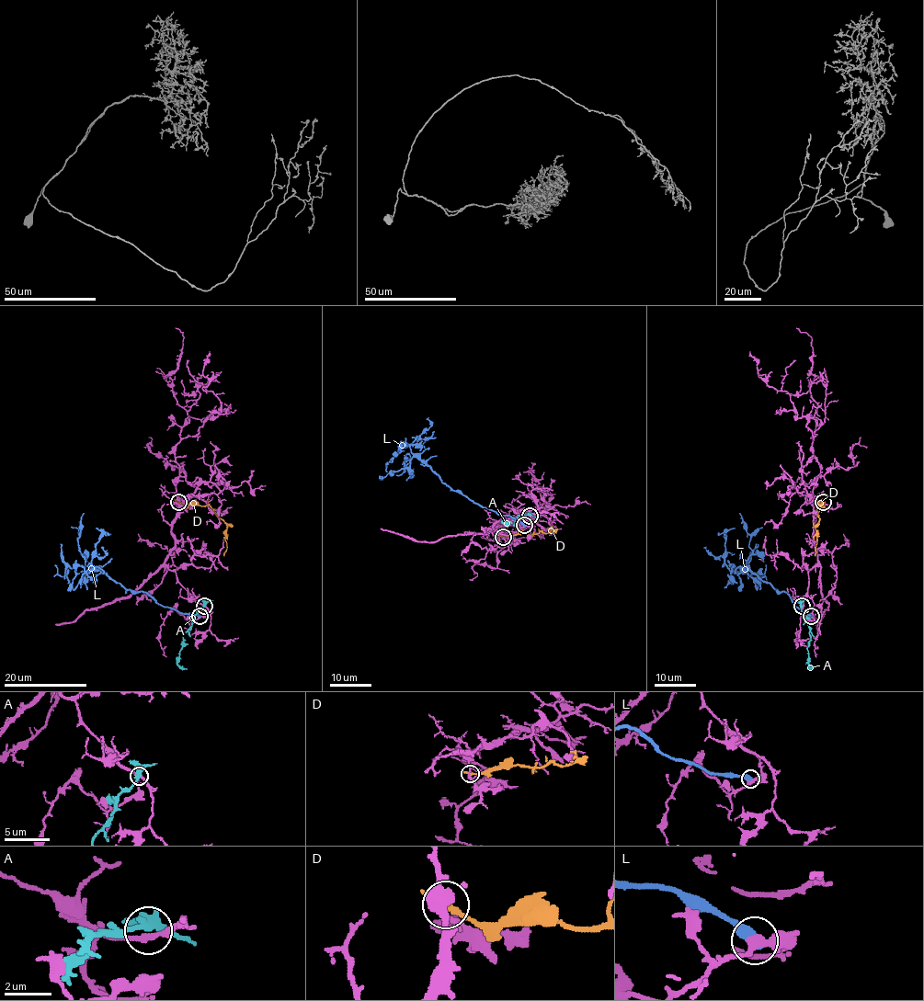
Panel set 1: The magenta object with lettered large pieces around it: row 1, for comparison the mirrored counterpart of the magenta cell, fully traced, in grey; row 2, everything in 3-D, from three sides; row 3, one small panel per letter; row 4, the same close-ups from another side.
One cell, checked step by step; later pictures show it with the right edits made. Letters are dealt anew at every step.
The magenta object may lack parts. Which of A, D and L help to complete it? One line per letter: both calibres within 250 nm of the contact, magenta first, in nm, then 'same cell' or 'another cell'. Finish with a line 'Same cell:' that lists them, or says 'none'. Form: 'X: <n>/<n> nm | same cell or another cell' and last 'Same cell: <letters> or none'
A: 200/320 nm | another cell
D: 150/180 nm | another cell
L: 360/480 nm | another cell
Same cell: none

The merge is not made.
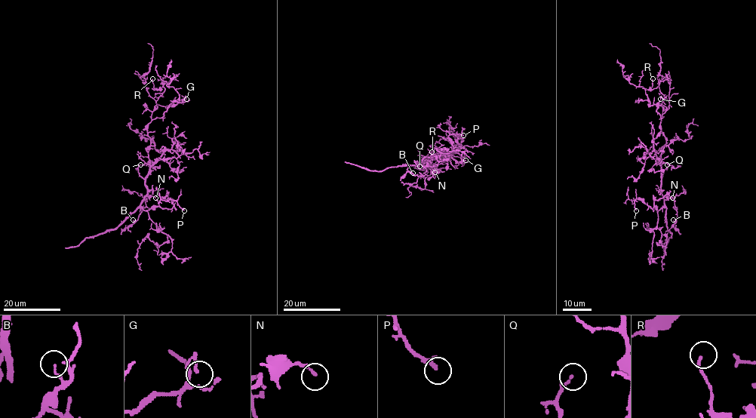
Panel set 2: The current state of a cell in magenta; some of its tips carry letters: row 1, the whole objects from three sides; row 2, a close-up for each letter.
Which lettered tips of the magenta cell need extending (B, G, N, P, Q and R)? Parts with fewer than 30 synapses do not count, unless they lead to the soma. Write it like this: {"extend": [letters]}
{"extend": ["P", "Q"]}

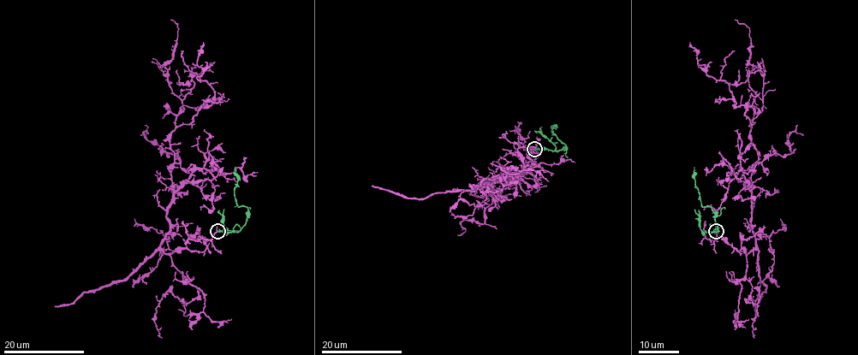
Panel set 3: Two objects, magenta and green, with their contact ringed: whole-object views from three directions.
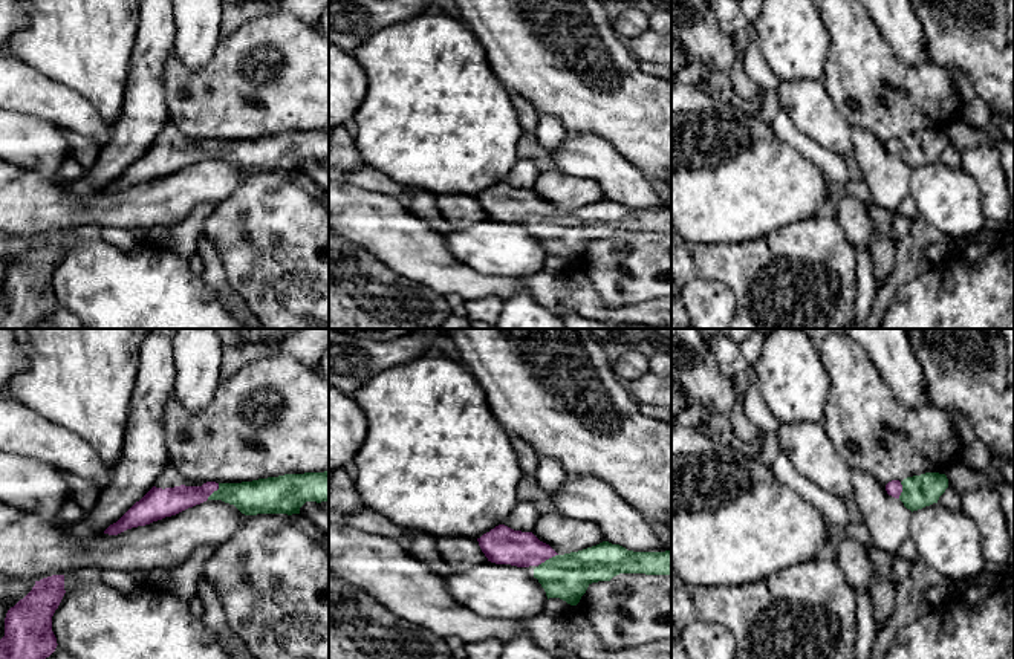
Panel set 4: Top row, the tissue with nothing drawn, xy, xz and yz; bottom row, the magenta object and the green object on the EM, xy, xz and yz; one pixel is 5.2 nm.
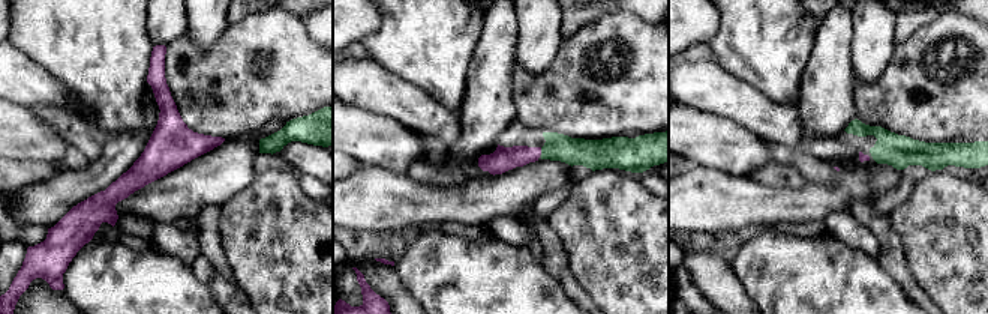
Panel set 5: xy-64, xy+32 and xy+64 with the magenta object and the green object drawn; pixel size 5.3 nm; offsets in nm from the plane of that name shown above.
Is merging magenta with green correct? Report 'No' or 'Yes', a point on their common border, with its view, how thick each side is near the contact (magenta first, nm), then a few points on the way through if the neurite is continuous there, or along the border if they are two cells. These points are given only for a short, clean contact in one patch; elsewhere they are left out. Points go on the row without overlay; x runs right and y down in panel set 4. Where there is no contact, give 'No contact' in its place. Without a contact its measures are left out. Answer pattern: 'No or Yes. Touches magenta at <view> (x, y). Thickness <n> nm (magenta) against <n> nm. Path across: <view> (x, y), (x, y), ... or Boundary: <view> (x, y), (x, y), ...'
Yes. Touches magenta at xy (214, 147). Thickness 150 nm (magenta) against 180 nm. Path across: xy (168, 159), (214, 147), (242, 153), (260, 153)

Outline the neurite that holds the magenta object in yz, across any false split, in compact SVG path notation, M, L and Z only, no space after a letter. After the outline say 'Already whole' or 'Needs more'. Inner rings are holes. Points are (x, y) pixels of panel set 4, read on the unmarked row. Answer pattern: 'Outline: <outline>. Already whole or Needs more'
Outline: M925 130L907 135L902 139L892 138L886 142L887 151L899 156L912 170L938 161L947 145L948 136L939 130Z. Needs more

